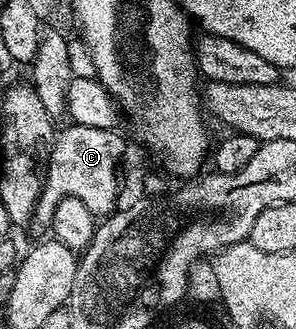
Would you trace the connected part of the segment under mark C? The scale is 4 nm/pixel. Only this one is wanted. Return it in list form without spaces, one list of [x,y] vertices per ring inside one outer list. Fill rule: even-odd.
[[[67,124],[55,135],[51,155],[43,175],[43,185],[39,191],[37,208],[31,217],[30,233],[50,231],[53,212],[57,204],[65,198],[76,198],[96,216],[107,216],[120,205],[119,165],[123,162],[123,138],[118,129],[85,128]]]

